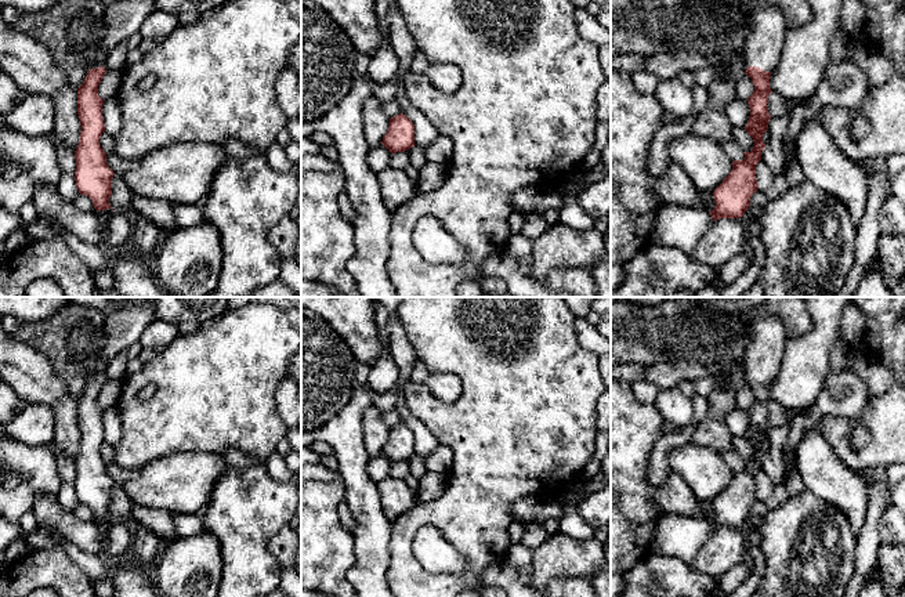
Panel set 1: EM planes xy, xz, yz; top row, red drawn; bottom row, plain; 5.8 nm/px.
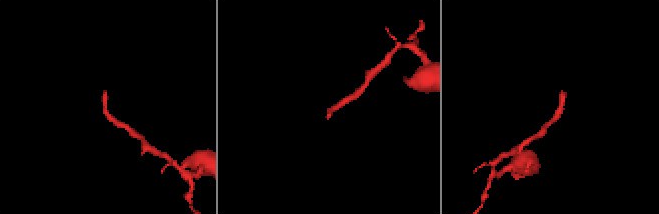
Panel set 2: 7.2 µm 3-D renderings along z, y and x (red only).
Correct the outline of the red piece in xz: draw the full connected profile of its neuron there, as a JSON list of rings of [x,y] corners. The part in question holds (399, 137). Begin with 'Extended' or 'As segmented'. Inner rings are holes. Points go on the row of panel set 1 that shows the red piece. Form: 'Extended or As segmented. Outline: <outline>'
As segmented. Outline: [[[399,113],[390,119],[390,126],[381,141],[391,153],[403,152],[415,146],[415,124]]]

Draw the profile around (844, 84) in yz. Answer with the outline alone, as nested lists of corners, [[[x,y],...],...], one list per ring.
[[[852,59],[830,65],[815,95],[803,106],[793,111],[792,119],[783,135],[783,144],[796,140],[806,119],[817,117],[826,105],[858,112],[868,94],[868,76]]]

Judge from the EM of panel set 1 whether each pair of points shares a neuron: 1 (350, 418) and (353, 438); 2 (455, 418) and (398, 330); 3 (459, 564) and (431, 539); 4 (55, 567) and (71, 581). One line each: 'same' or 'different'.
1: same
2: different
3: same
4: same

